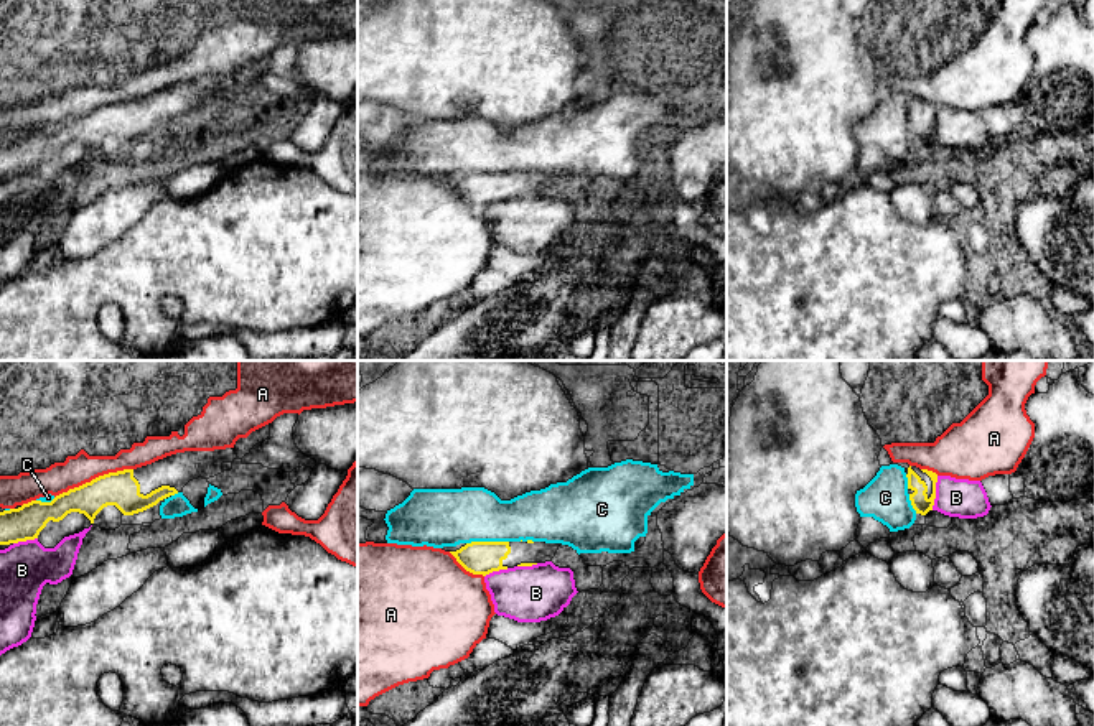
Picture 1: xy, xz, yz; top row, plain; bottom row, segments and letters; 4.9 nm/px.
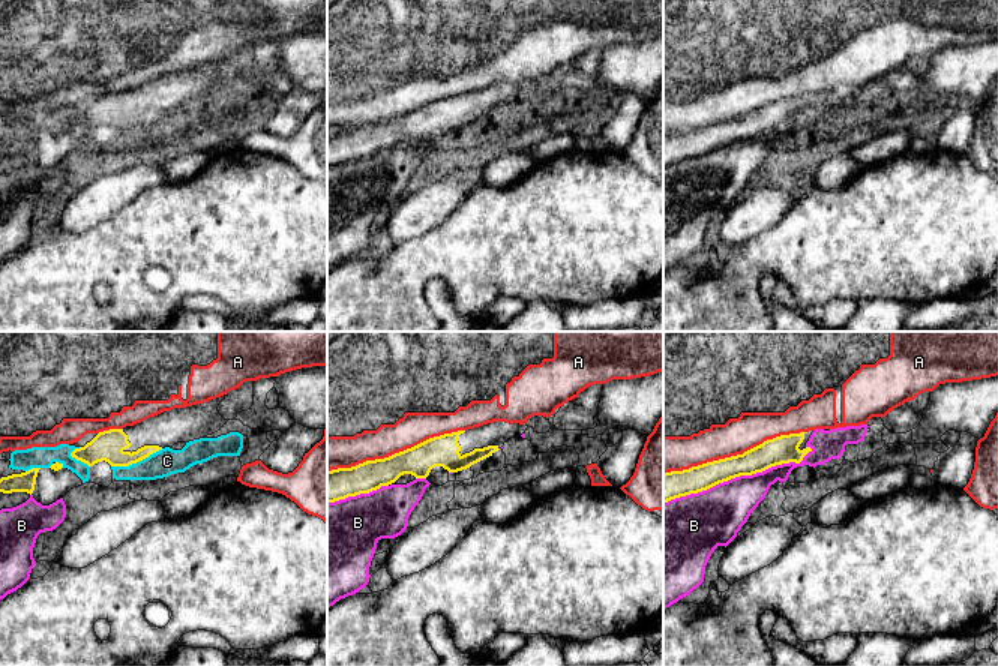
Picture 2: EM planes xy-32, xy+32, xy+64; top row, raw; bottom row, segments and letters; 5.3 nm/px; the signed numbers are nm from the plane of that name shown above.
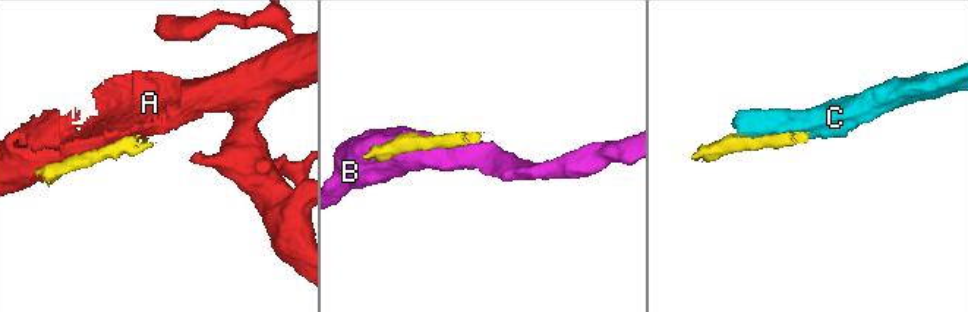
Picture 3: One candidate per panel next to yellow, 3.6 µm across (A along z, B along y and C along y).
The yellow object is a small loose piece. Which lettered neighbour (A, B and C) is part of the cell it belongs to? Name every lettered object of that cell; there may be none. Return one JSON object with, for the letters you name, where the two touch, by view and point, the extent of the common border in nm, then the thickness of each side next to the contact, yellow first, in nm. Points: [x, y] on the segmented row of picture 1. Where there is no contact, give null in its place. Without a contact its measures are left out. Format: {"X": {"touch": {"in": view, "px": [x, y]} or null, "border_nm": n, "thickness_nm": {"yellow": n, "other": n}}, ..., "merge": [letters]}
{"merge": []}

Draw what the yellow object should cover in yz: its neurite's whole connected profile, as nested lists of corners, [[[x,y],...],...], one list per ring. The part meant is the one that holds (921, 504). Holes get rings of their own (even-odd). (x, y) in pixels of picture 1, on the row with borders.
[[[909,466],[905,469],[908,477],[908,494],[916,514],[926,515],[933,510],[936,499],[937,474],[928,469]]]

